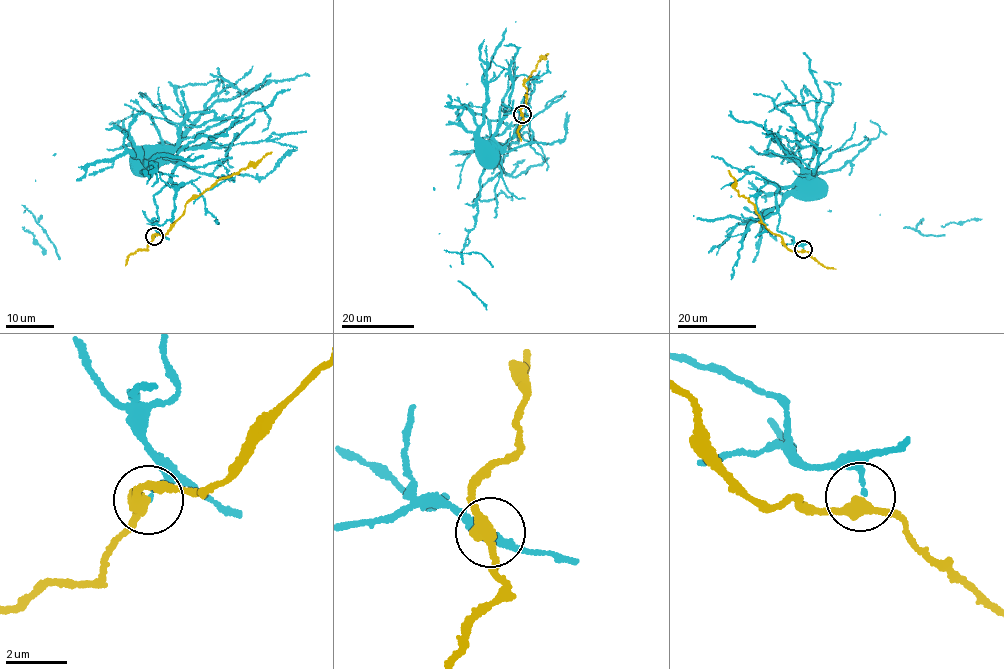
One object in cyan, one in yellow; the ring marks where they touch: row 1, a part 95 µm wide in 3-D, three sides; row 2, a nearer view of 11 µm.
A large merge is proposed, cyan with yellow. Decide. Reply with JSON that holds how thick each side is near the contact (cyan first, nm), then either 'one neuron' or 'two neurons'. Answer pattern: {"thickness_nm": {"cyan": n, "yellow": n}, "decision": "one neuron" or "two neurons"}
{"thickness_nm": {"cyan": 140, "yellow": 360}, "decision": "two neurons"}

